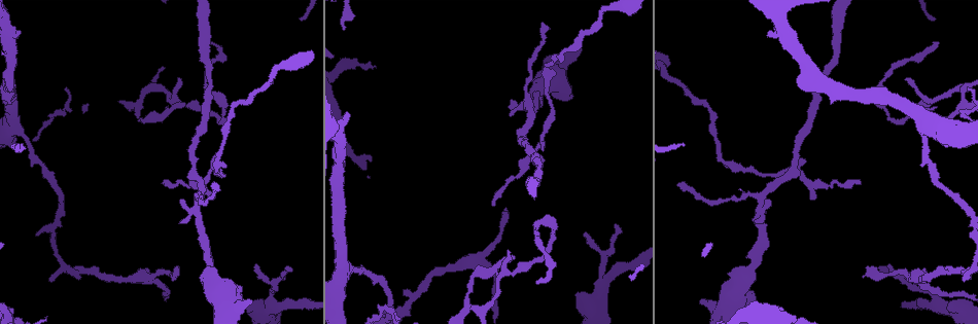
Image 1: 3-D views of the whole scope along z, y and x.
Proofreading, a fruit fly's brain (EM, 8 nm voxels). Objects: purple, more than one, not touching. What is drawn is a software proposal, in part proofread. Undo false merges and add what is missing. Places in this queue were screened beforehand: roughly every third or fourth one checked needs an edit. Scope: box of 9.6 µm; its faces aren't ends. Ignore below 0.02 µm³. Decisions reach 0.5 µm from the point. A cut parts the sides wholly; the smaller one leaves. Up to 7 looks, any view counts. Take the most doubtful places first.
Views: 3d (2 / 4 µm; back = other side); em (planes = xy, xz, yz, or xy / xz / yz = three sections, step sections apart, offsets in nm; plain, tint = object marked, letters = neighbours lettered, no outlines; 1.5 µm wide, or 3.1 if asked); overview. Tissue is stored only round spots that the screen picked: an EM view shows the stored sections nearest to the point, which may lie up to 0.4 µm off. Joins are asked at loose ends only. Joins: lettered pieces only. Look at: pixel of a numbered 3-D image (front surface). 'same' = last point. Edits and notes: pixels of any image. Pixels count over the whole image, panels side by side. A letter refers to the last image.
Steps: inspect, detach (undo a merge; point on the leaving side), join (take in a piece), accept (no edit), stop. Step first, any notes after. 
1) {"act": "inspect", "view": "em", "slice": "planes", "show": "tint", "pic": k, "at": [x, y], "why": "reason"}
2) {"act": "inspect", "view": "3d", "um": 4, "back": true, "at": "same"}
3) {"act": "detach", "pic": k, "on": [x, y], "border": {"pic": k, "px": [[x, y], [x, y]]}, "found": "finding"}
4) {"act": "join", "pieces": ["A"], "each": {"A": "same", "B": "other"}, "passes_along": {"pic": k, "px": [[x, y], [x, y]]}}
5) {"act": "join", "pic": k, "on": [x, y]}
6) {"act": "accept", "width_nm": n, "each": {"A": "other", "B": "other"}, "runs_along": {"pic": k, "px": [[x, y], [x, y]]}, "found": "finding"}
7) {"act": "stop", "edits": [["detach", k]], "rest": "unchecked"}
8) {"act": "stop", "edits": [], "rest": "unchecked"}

{"act": "inspect", "view": "3d", "um": 2, "pic": 1, "at": [255, 264], "why": "thin end"}

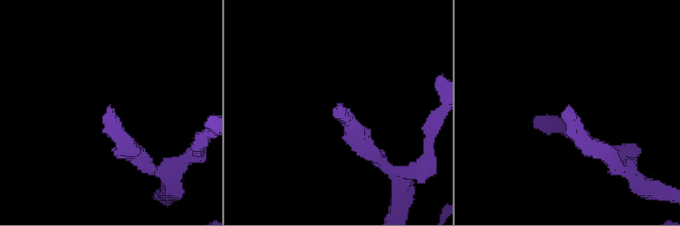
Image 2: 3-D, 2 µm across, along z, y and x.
{"act": "inspect", "view": "em", "slice": "planes", "show": "letters", "pic": 2, "at": [108, 106], "why": "need the tissue"}

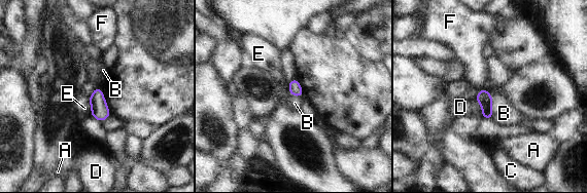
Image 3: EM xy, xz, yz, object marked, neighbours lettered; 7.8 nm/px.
{"act": "accept", "width_nm": 100, "longest_contact_nm": ["B", 190], "each": {"A": "other", "B": "other", "C": "other", "D": "other", "E": "other", "F": "other"}, "found": "no lettered piece goes on from it"}

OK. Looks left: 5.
{"act": "inspect", "view": "3d", "um": 2, "pic": 1, "at": [536, 281], "why": "branch stops here"}

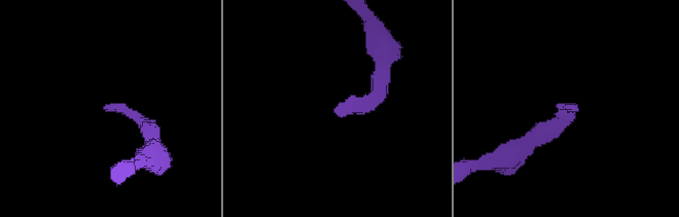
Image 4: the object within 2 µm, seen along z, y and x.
{"act": "inspect", "view": "em", "slice": "xy", "step": 4, "show": "tint", "pic": 4, "at": [573, 105]}

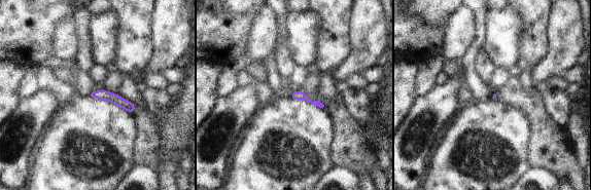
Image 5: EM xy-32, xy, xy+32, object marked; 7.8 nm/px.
{"act": "inspect", "view": "em", "slice": "planes", "show": "letters", "at": "same"}

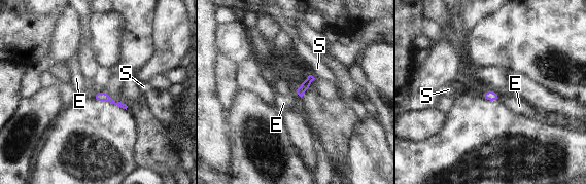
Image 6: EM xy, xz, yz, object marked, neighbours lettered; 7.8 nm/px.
{"act": "accept", "each": {"E": "other", "S": "other"}, "border": {"pic": 6, "px": [[94, 93], [92, 98]]}, "found": "none of them fits"}

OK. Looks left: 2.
{"act": "inspect", "view": "3d", "um": 4, "pic": 1, "at": [933, 128], "why": "sudden change in width"}

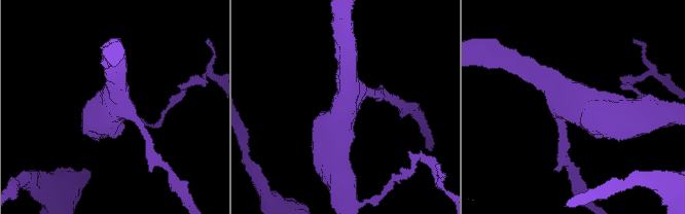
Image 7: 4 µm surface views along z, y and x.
{"act": "inspect", "view": "em", "slice": "xy", "step": 4, "show": "letters", "pic": 7, "at": [345, 105], "arms": 3}

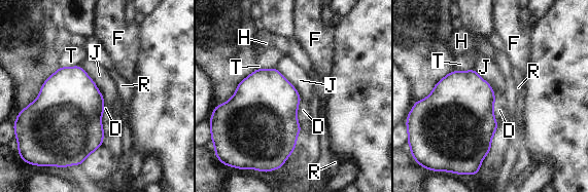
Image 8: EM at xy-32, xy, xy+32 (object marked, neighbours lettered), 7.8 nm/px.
{"act": "accept", "each": {"D": "other", "F": "other", "H": "other", "J": "other", "R": "other", "T": "other"}, "border": {"pic": 8, "px": [[79, 65], [95, 83], [104, 105]]}, "found": "one cell here"}

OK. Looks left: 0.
{"act": "stop", "edits": [], "rest": "unchecked"}

